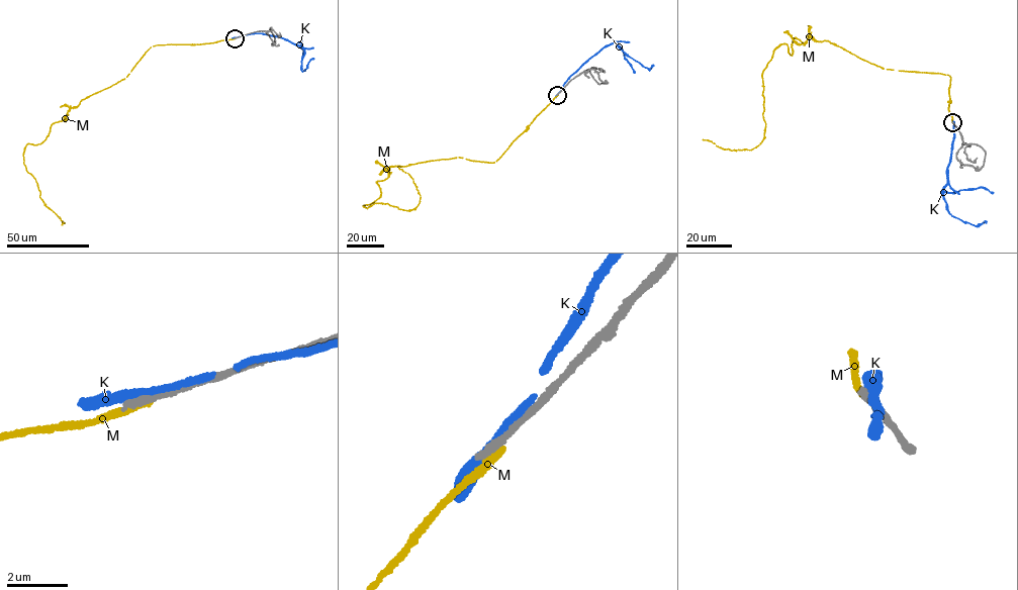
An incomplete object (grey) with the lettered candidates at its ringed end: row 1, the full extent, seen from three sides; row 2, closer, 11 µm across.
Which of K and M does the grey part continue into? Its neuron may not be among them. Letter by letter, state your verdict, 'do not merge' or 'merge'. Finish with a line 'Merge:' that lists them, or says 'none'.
K: do not merge
M: do not merge
Merge: none

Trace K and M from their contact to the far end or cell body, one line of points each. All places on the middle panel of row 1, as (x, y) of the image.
K: (558, 93), (569, 77), (592, 56), (616, 42), (650, 70), (653, 65)
M: (557, 94), (496, 161), (389, 167), (376, 182), (379, 197), (363, 206), (415, 207), (417, 186), (398, 167)

